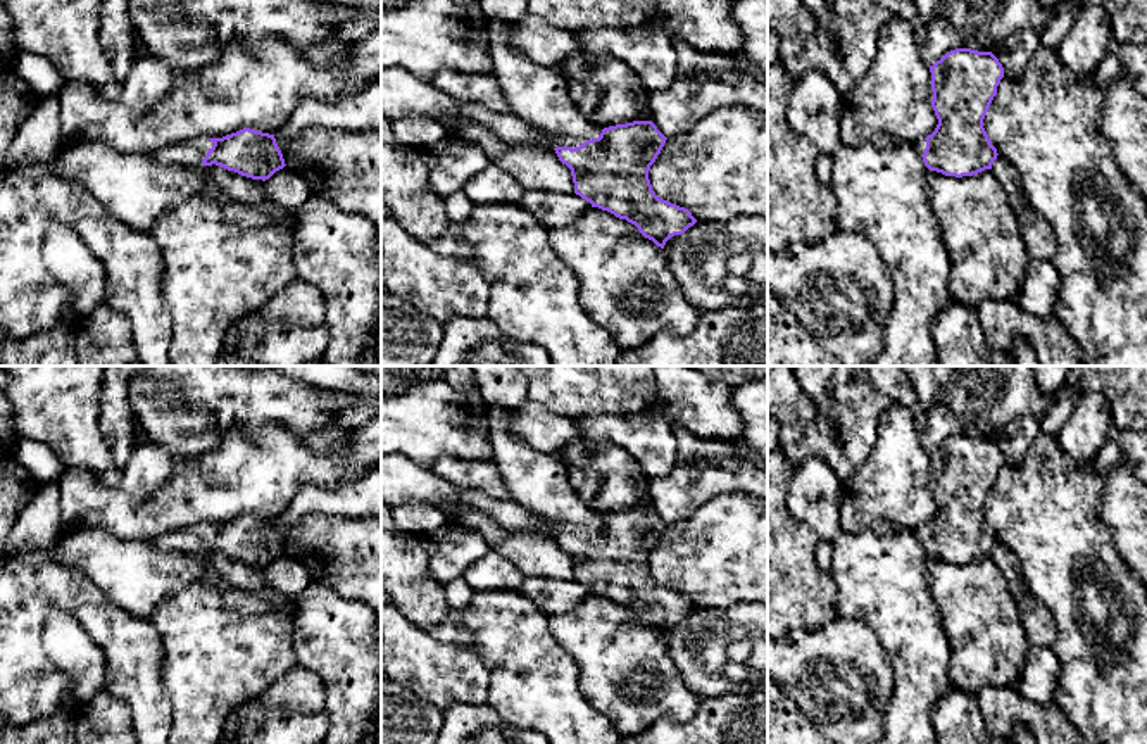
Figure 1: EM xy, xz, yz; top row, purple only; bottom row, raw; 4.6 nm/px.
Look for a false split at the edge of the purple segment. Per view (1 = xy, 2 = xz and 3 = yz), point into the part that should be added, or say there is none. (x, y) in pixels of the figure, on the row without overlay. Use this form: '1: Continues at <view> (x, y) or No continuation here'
1: Continues at xy (190, 539)
2: Continues at xz (535, 480)
3: Continues at yz (920, 532)

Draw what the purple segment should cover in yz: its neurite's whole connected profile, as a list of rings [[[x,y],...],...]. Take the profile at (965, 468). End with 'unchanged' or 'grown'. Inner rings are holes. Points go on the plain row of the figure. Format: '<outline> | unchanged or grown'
[[[956,435],[930,452],[930,459],[933,478],[931,494],[938,511],[931,521],[912,530],[923,544],[924,552],[930,558],[956,564],[992,556],[999,540],[983,514],[983,506],[1004,464],[1002,451],[992,438]]] | grown

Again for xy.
[[[243,514],[223,525],[197,523],[150,540],[162,552],[221,552],[252,566],[269,566],[285,545],[274,521]]] | grown

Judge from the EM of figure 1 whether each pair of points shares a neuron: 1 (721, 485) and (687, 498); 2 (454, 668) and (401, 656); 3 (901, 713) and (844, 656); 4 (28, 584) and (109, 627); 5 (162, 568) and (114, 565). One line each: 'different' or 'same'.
1: same
2: same
3: different
4: different
5: same

